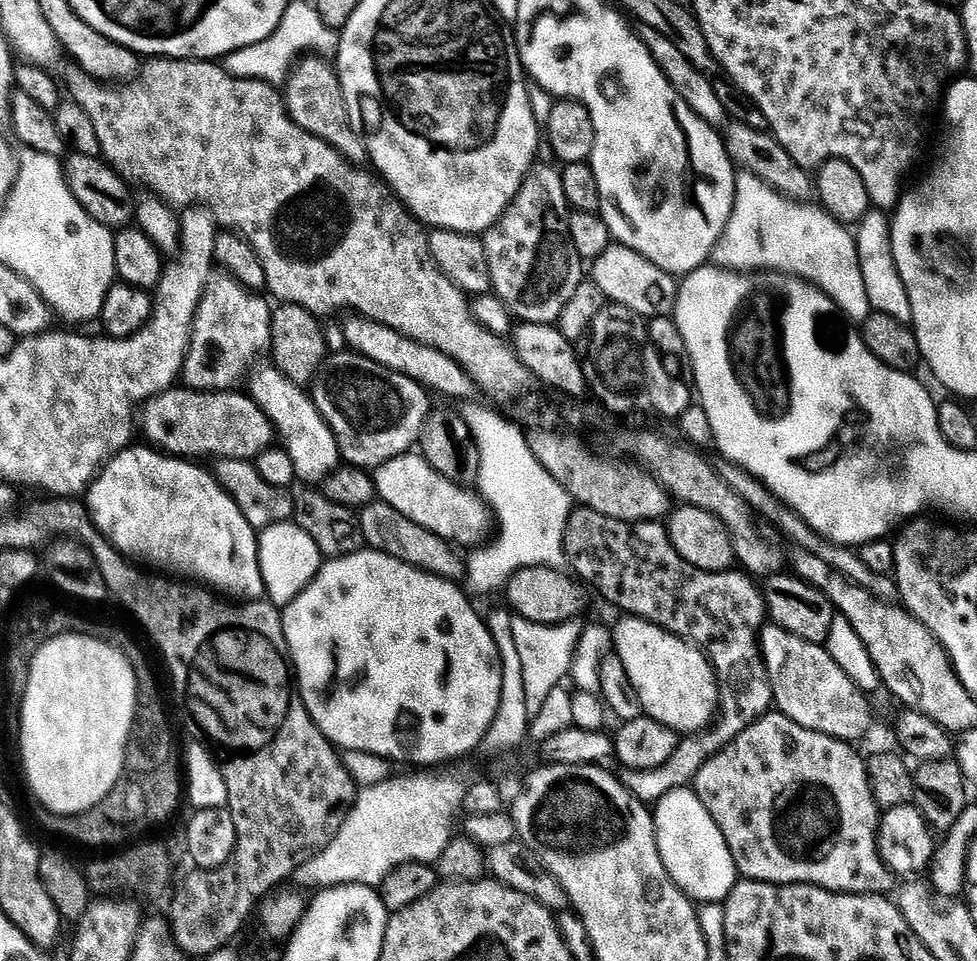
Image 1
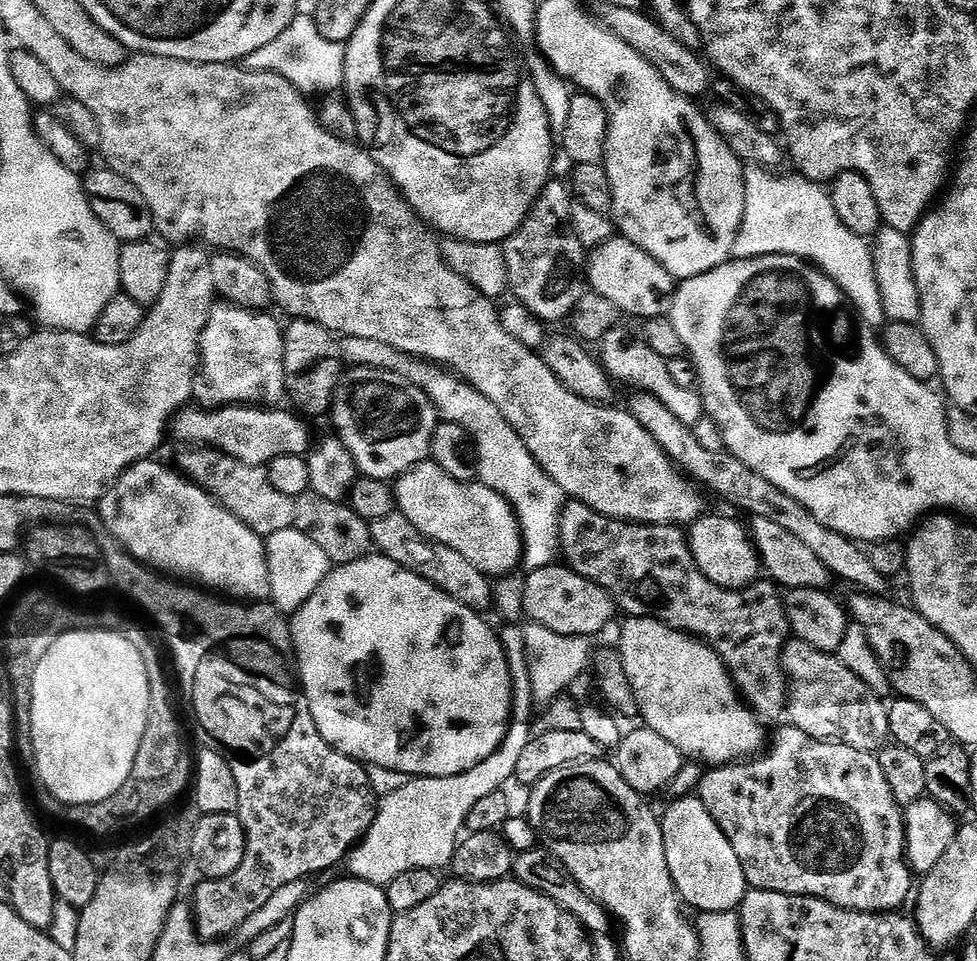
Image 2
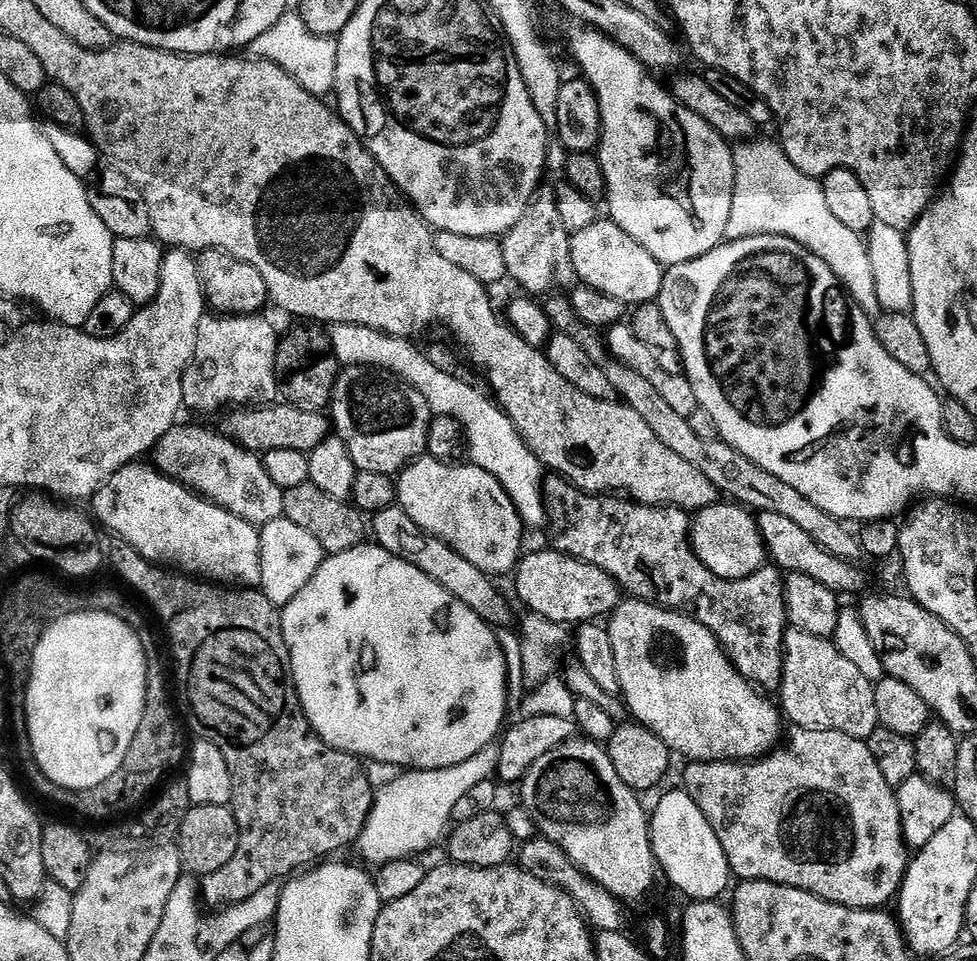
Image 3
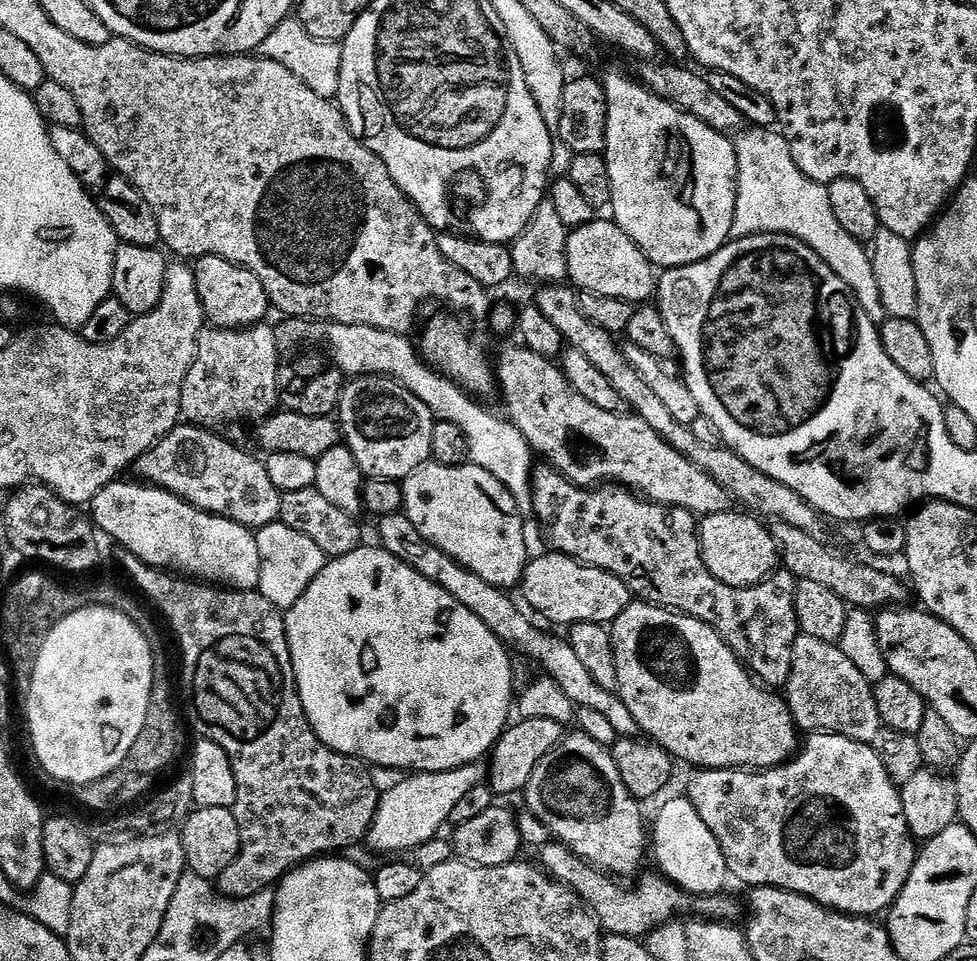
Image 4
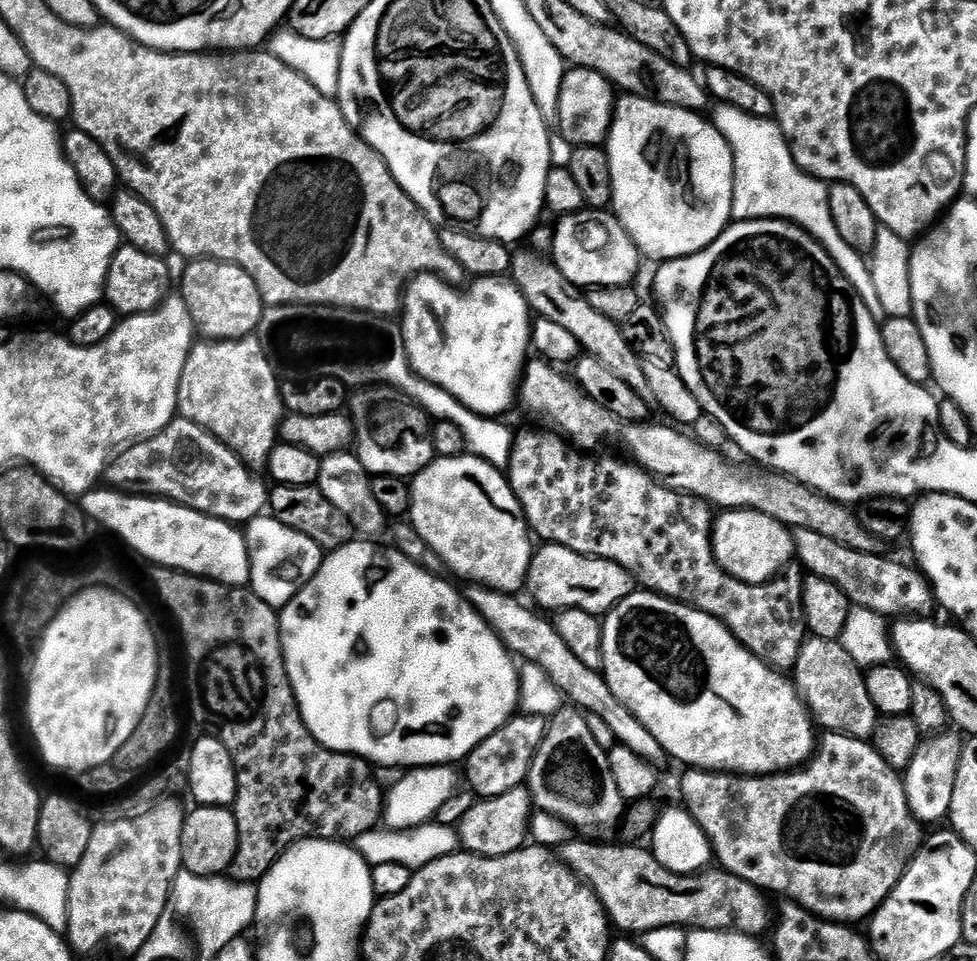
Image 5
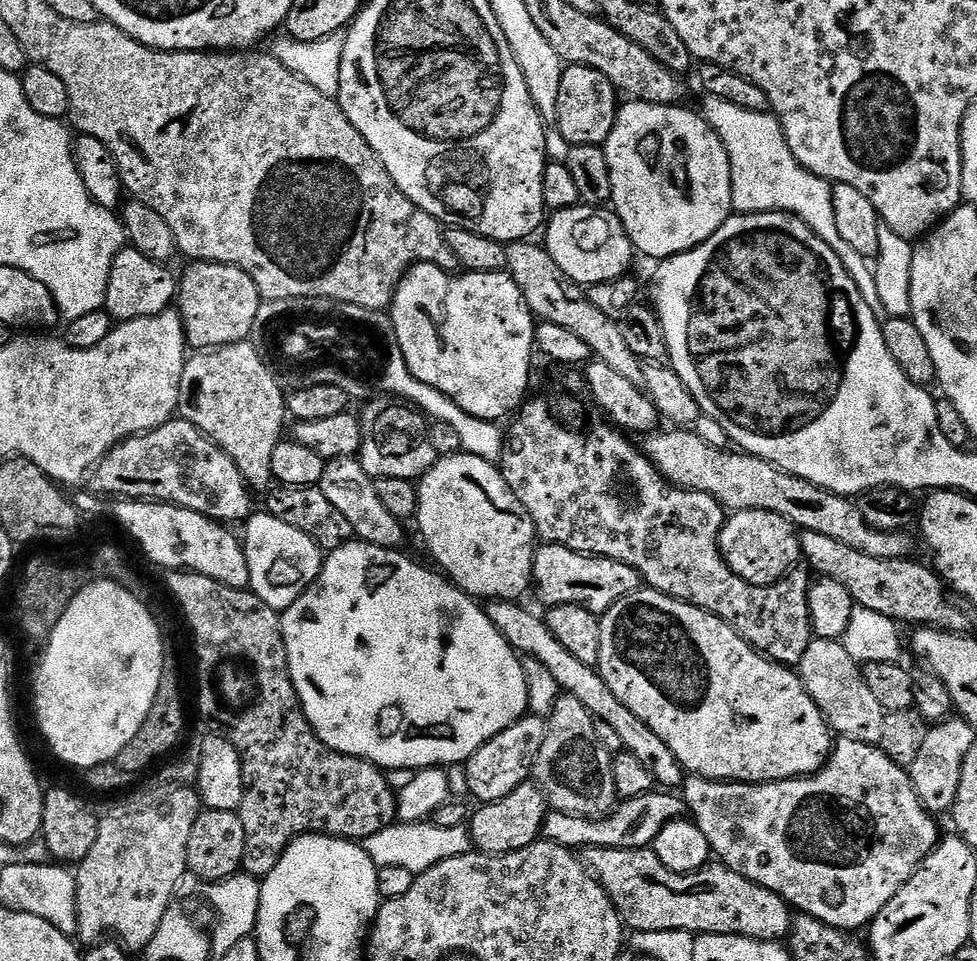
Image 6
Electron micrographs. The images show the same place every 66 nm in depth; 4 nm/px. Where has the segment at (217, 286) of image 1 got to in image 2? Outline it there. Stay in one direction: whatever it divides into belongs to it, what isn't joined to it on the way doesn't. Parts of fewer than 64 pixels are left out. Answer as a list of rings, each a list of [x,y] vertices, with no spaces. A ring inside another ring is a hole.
[[[231,302],[212,304],[208,320],[200,331],[200,350],[192,374],[193,401],[204,406],[276,406],[281,403],[280,399],[285,399],[282,324],[268,314]]]

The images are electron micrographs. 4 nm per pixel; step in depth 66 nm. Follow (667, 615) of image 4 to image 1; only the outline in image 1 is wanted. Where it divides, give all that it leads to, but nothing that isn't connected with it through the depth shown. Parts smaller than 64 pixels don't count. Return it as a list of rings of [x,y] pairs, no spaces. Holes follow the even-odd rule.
[[[628,614],[620,619],[624,620],[614,625],[614,654],[622,658],[622,666],[626,666],[626,674],[630,674],[630,682],[640,699],[643,715],[677,734],[699,734],[705,731],[716,719],[720,706],[720,685],[716,682],[712,661],[691,640],[667,632],[645,617]]]

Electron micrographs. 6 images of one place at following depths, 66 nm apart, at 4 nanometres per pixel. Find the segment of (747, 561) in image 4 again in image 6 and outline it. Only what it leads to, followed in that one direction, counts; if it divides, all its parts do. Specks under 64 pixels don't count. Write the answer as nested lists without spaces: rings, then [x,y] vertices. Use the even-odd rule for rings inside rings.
[[[735,511],[727,517],[723,530],[720,531],[720,552],[725,562],[740,578],[751,585],[768,587],[783,579],[798,560],[801,561],[801,537],[788,519],[772,511]]]

